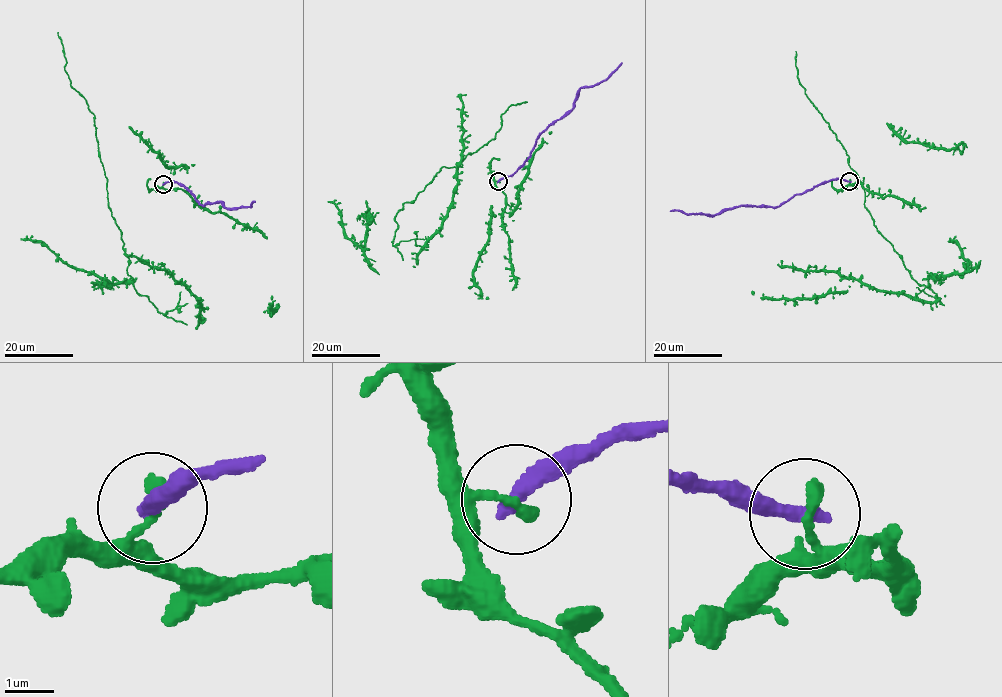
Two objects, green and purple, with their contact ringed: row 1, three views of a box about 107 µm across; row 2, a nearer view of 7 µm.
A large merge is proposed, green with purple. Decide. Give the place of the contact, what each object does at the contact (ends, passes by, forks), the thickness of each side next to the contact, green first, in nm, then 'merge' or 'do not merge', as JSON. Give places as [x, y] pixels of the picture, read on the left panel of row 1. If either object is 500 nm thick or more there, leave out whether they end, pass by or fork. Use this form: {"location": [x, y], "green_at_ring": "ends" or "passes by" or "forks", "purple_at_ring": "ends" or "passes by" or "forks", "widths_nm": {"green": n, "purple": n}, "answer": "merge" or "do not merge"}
{"location": [163, 184], "green_at_ring": "ends", "purple_at_ring": "ends", "widths_nm": {"green": 280, "purple": 380}, "answer": "do not merge"}

